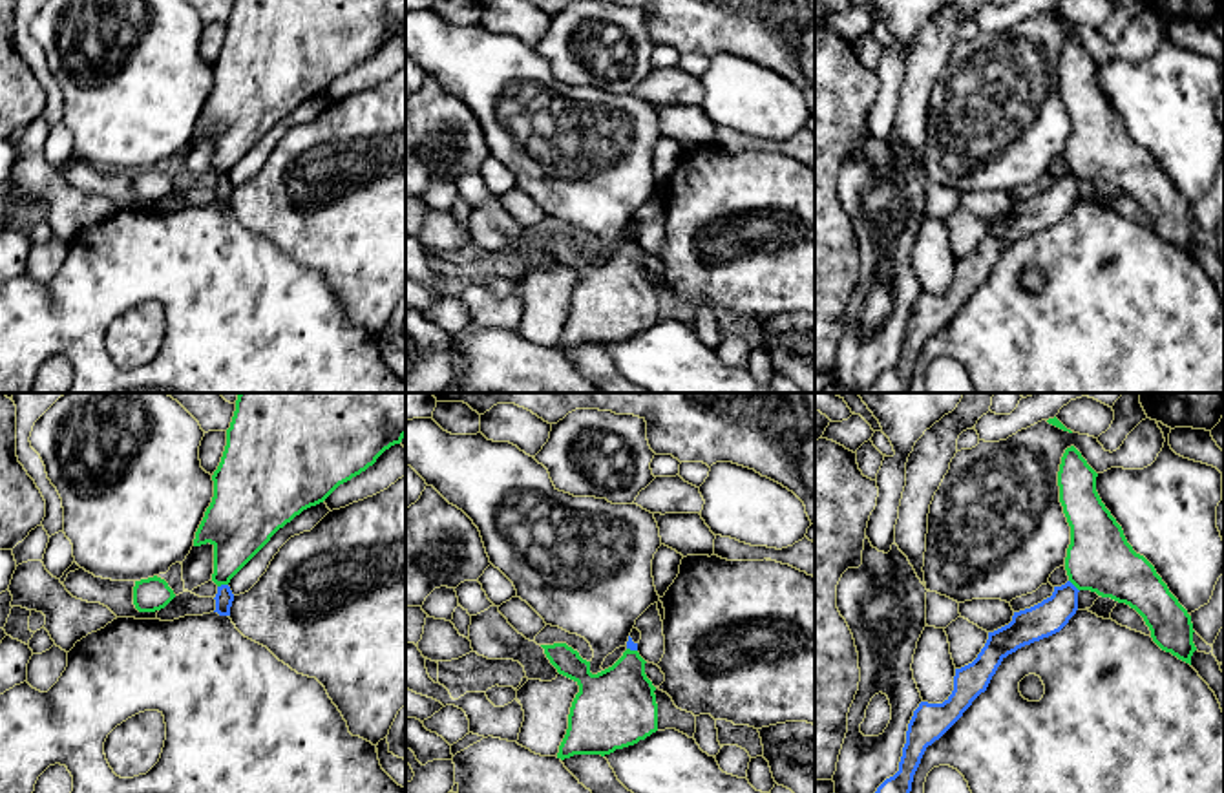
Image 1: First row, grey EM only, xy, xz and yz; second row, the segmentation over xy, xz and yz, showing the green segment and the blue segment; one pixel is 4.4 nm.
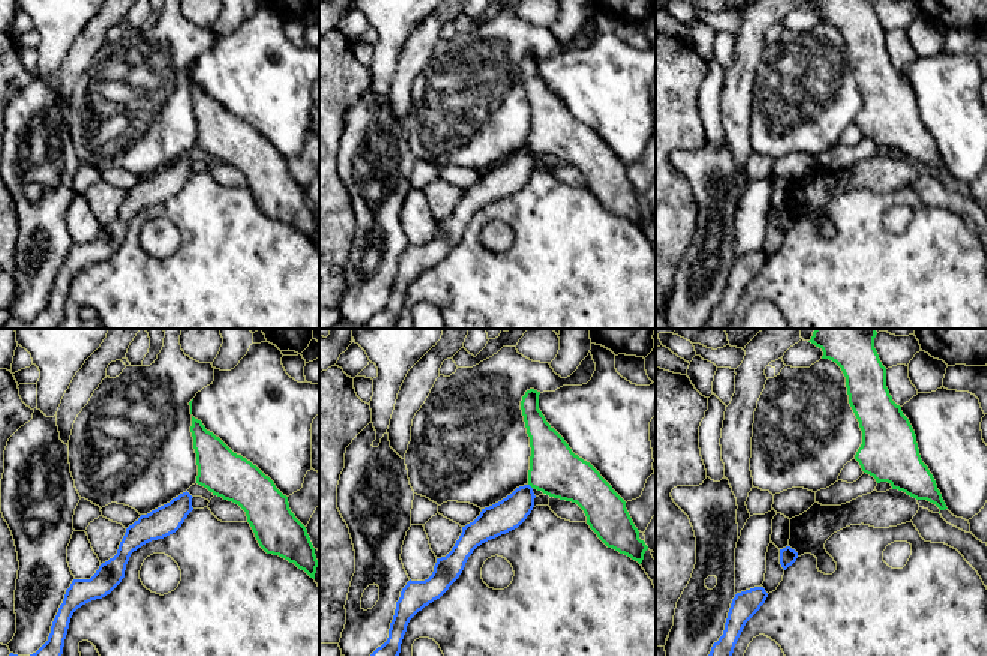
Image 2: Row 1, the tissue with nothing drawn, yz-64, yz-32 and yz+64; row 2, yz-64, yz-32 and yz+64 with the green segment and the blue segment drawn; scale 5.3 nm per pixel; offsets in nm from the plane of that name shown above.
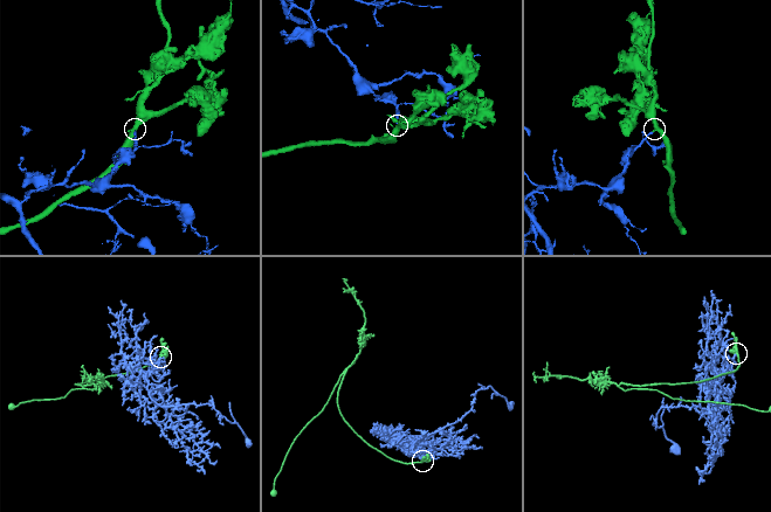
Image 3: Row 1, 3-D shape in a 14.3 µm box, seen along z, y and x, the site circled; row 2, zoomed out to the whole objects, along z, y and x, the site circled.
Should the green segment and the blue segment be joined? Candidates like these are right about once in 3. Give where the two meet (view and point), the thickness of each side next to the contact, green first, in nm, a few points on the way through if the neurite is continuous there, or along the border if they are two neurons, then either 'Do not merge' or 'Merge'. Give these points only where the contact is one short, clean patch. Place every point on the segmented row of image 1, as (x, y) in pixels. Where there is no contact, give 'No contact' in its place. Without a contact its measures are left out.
Touches green at xy (221, 583). Thickness 260 nm (green) against 80 nm. Boundary: xy (227, 583), (218, 587). Do not merge

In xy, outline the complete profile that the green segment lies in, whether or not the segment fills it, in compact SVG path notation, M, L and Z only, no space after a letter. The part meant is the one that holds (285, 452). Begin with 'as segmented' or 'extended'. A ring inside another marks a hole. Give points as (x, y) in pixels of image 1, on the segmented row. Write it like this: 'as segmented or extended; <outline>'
as segmented; M239 393L227 446L212 475L214 497L194 546L214 546L212 581L221 587L303 510L323 502L340 484L365 471L406 437L406 393Z

